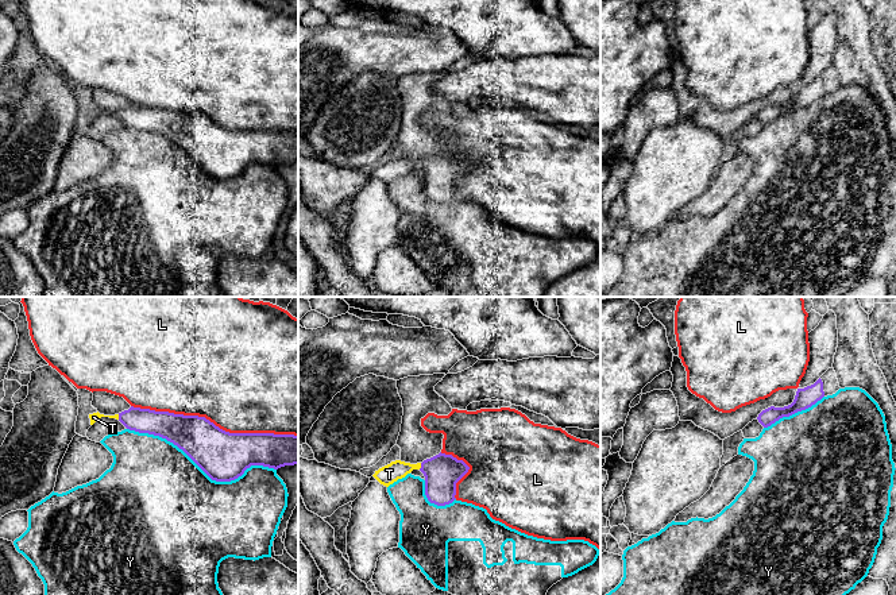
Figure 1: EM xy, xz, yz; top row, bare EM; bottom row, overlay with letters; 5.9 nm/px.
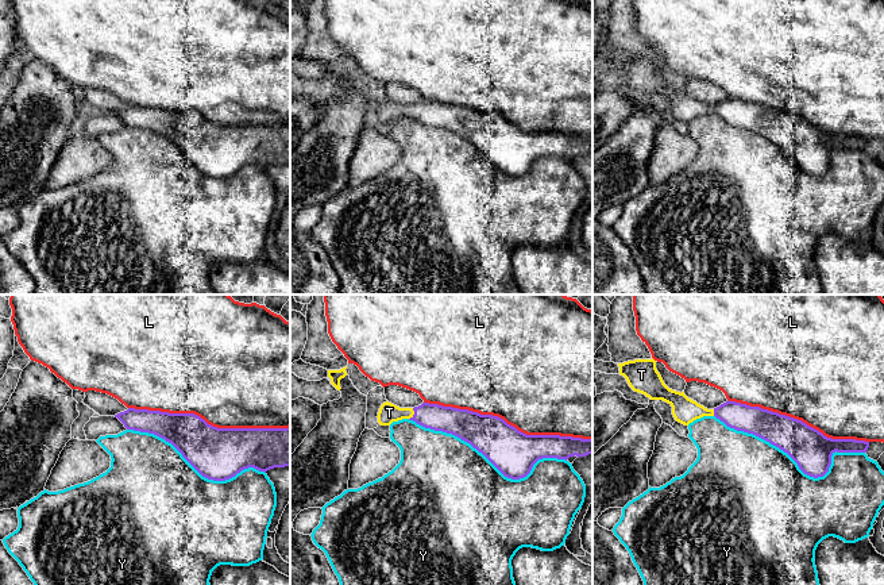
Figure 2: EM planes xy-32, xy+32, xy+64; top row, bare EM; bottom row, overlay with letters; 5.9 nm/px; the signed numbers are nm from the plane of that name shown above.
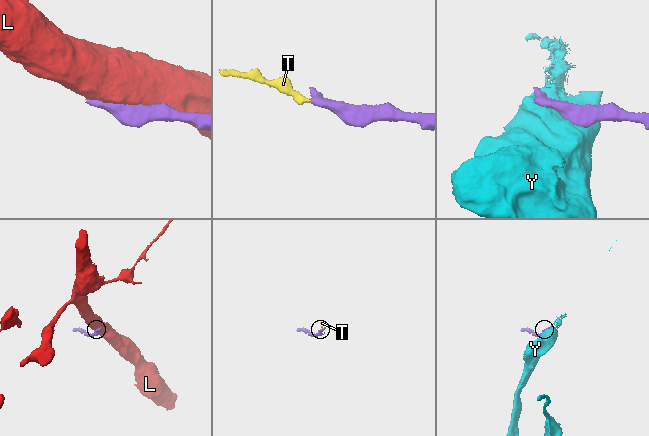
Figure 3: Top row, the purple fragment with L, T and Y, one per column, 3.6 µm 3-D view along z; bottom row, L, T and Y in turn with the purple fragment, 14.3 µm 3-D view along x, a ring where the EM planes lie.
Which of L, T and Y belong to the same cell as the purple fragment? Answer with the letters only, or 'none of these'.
T

